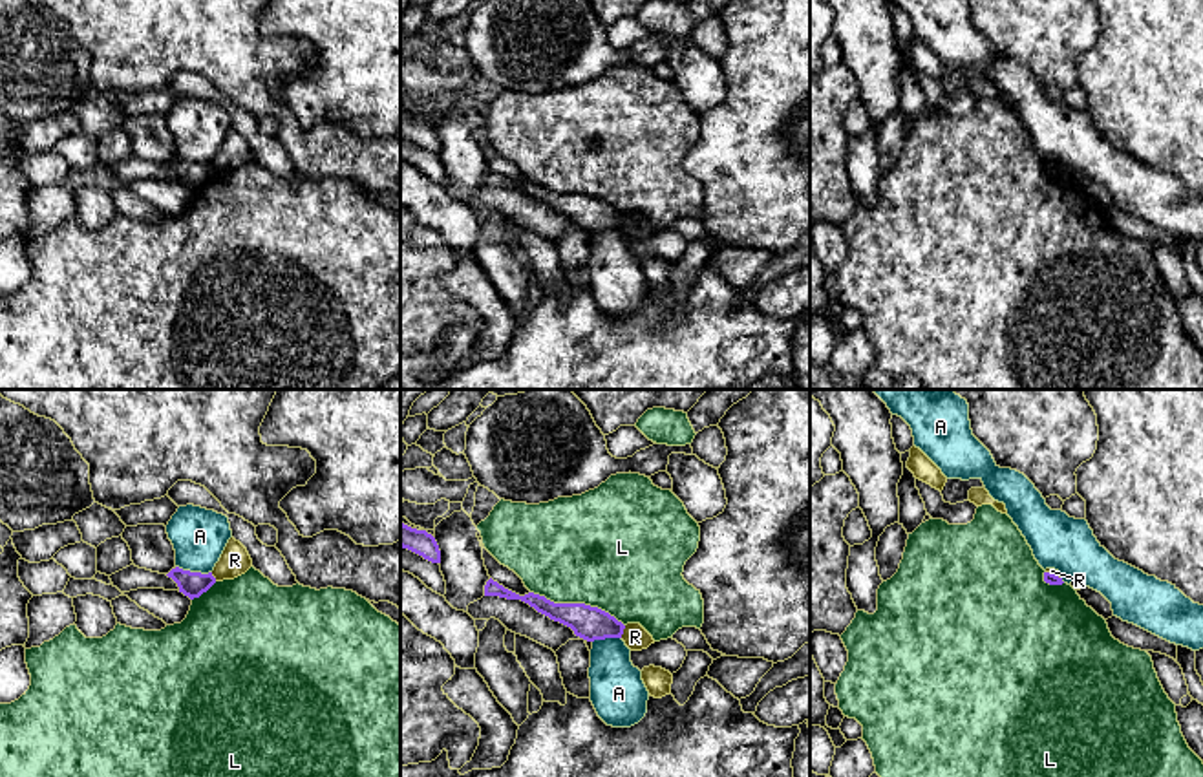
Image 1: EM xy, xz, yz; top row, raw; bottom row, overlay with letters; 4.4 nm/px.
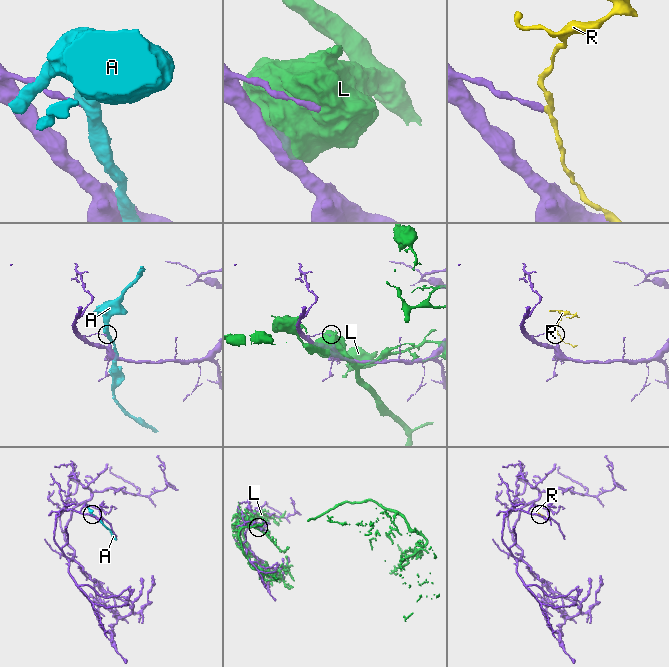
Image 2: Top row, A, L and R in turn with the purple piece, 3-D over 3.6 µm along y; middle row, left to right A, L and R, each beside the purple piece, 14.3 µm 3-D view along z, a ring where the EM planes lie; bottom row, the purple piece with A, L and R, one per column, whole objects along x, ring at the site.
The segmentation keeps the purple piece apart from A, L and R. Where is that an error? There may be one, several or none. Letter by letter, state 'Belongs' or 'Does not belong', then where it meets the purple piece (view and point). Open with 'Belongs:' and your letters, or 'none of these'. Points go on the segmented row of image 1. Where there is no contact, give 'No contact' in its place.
Belongs: none of these
A: Does not belong. Touches purple at xy (194, 573)
L: Does not belong. Touches purple at xz (578, 604)
R: Does not belong. Touches purple at xz (622, 631)

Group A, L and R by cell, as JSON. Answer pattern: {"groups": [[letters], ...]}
{"groups": [["A"], ["L"], ["R"]]}

